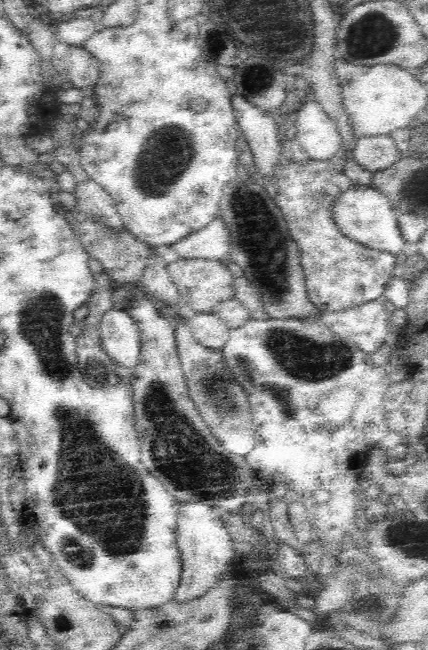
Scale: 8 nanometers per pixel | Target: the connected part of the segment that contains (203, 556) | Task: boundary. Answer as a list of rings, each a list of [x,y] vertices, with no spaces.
[[[186,504],[178,514],[178,548],[181,556],[181,580],[173,596],[176,602],[188,602],[206,594],[220,580],[234,558],[234,543],[230,539],[228,528],[222,524],[216,510],[208,504]]]

